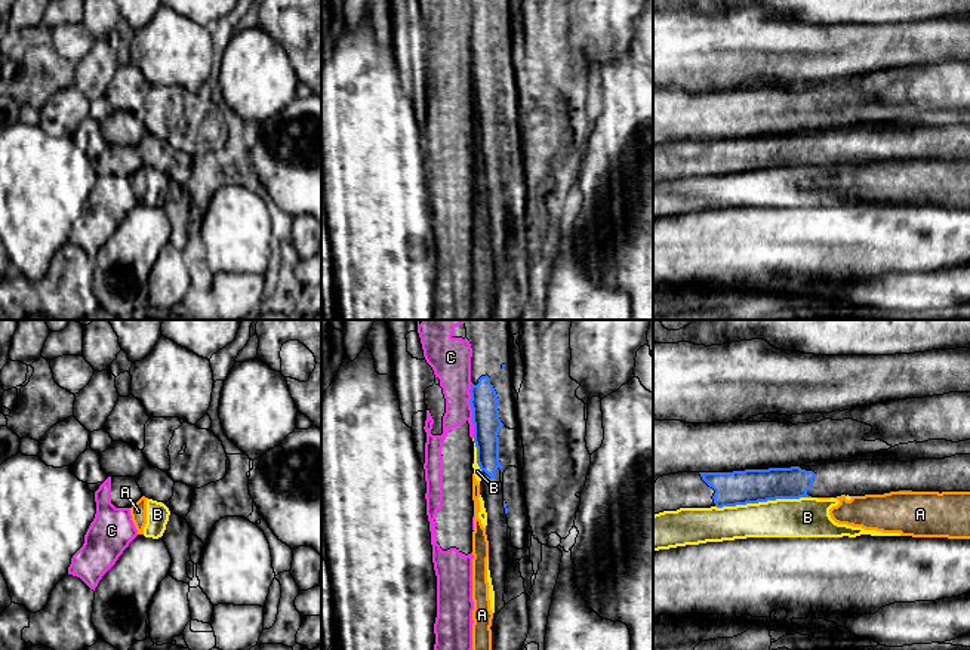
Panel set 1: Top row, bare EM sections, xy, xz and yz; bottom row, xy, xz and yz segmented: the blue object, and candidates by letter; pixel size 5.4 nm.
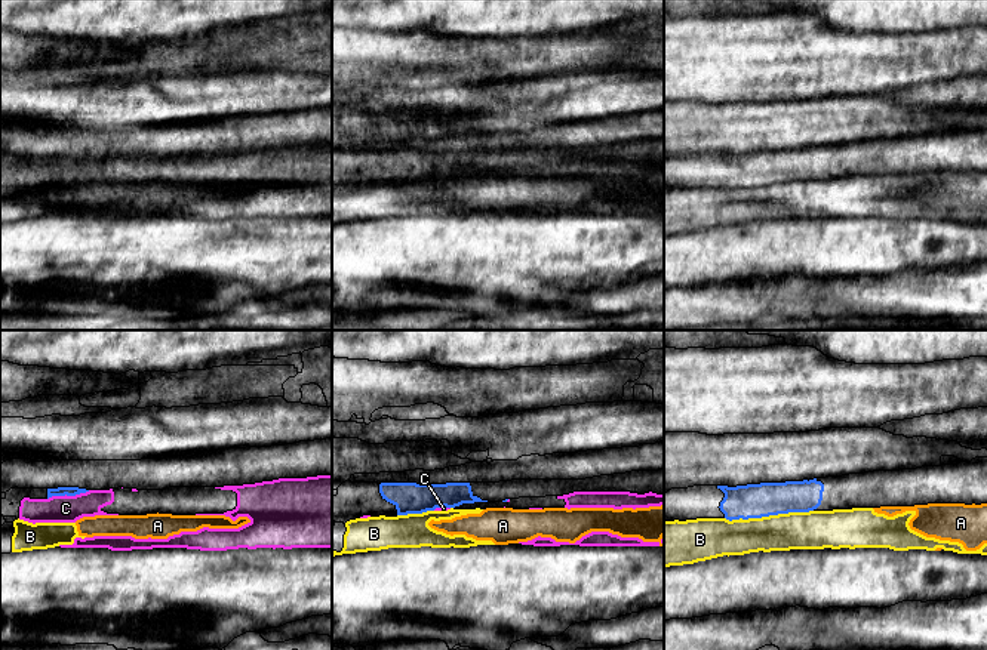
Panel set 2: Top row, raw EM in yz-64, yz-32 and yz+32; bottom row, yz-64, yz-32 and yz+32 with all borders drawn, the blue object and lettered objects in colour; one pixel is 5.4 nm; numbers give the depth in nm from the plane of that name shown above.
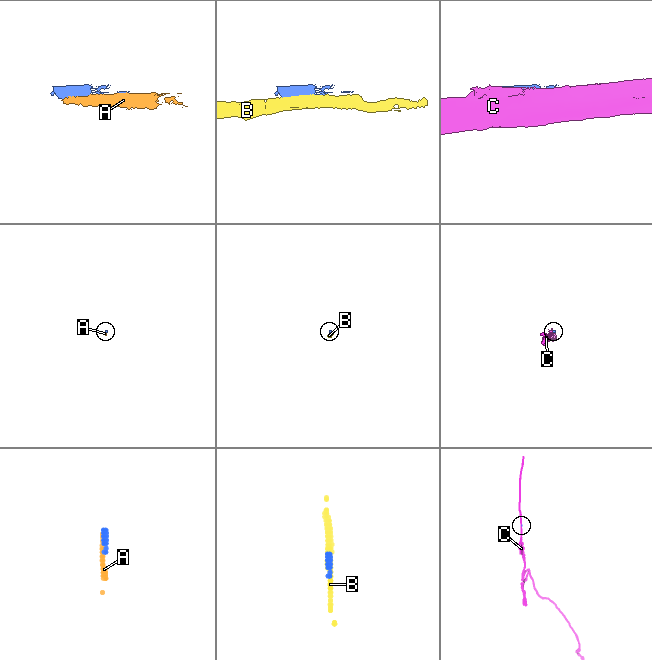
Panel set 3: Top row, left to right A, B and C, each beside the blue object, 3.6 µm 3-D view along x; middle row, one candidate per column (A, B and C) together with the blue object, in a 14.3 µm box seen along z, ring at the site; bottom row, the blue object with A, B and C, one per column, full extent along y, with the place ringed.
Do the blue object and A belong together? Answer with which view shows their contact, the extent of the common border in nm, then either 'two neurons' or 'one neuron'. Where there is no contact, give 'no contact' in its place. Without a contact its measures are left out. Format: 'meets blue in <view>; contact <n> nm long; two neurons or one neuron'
meets blue in yz; contact 70 nm long; two neurons

